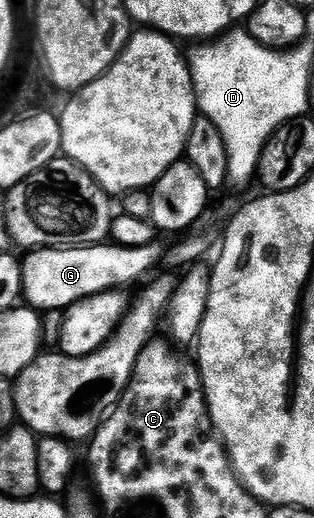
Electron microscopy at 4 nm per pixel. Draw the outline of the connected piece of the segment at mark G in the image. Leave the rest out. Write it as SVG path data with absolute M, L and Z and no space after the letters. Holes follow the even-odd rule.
M111 242L94 245L37 248L22 257L23 296L36 310L65 310L97 293L126 287L145 275L159 256L158 247L125 248ZM27 256L27 257L26 257Z

